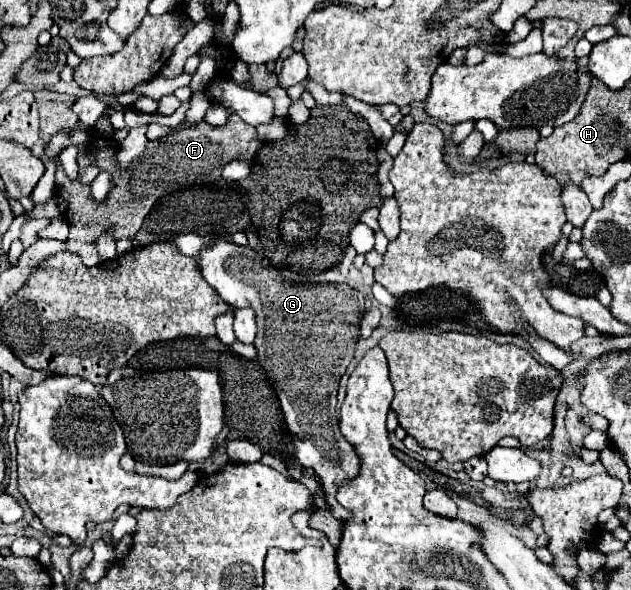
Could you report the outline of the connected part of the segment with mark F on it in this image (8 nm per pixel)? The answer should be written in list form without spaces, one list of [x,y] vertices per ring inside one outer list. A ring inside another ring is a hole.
[[[230,115],[230,121],[226,125],[212,127],[206,121],[200,121],[196,127],[182,129],[174,135],[162,137],[158,141],[150,141],[150,145],[144,149],[142,155],[138,155],[128,169],[120,169],[116,159],[116,147],[110,139],[94,137],[92,143],[88,143],[86,149],[78,155],[78,179],[70,179],[64,173],[64,167],[54,155],[50,161],[56,165],[56,195],[68,203],[64,217],[70,225],[70,237],[66,251],[78,255],[84,265],[98,265],[104,261],[104,257],[96,251],[96,241],[102,233],[110,231],[112,239],[132,239],[136,231],[140,229],[144,217],[150,213],[154,203],[160,197],[166,197],[178,189],[194,187],[198,183],[210,183],[210,179],[218,179],[222,173],[222,167],[230,163],[240,151],[248,149],[250,141],[257,138],[256,128],[248,125],[238,115]],[[96,165],[100,171],[112,171],[112,185],[102,203],[92,203],[90,185],[82,185],[80,177],[84,175],[84,169]]]

